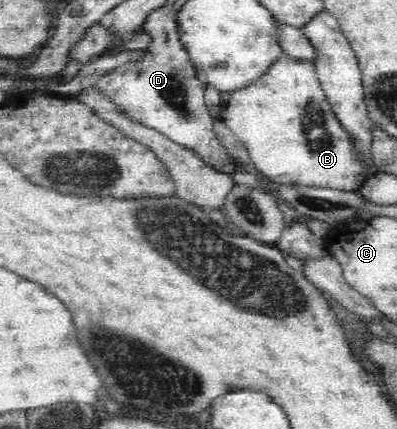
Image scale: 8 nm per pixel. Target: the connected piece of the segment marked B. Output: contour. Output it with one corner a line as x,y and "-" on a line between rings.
289,55
280,56
265,76
261,76
247,88
221,92
221,119
247,147
250,162
268,182
290,187
321,187
340,191
359,191
362,184
378,172
373,158
364,162
356,148
354,136
343,128
336,117
322,84
317,77
315,65
309,61
298,61

